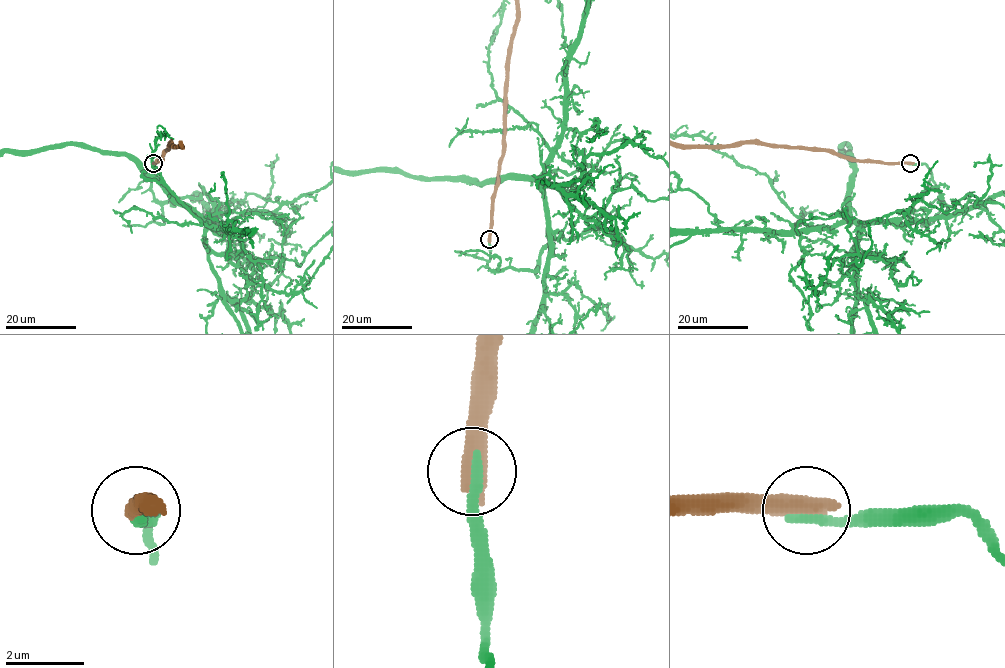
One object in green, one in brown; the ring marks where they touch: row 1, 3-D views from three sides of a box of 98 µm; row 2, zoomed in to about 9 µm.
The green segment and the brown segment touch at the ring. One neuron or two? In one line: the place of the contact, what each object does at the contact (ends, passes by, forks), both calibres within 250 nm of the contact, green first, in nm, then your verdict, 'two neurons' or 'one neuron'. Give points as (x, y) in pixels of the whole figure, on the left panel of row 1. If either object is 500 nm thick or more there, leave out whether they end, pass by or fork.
at (153, 163); 280 nm thick on the green side, 600 nm on the other; two neurons

